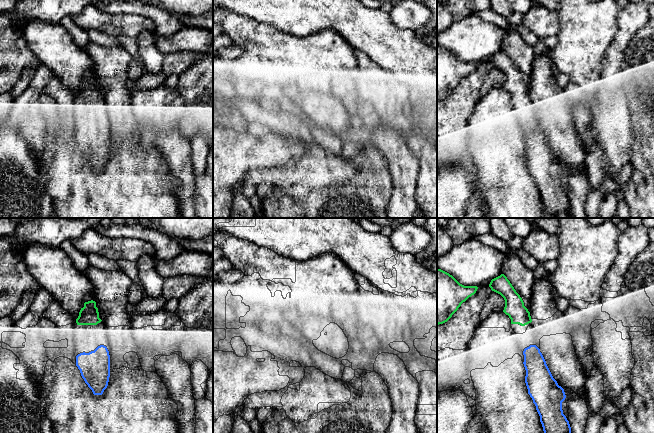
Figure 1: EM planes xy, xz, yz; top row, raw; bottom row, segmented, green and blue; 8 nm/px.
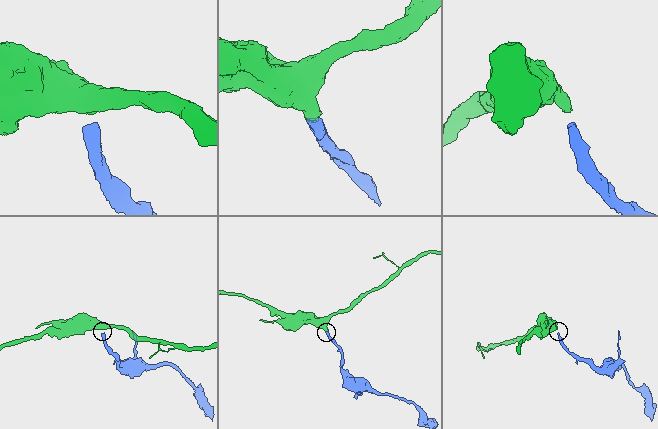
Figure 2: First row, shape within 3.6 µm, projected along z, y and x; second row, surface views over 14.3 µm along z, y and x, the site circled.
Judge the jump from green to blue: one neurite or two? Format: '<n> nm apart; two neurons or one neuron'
170 nm apart; one neuron

